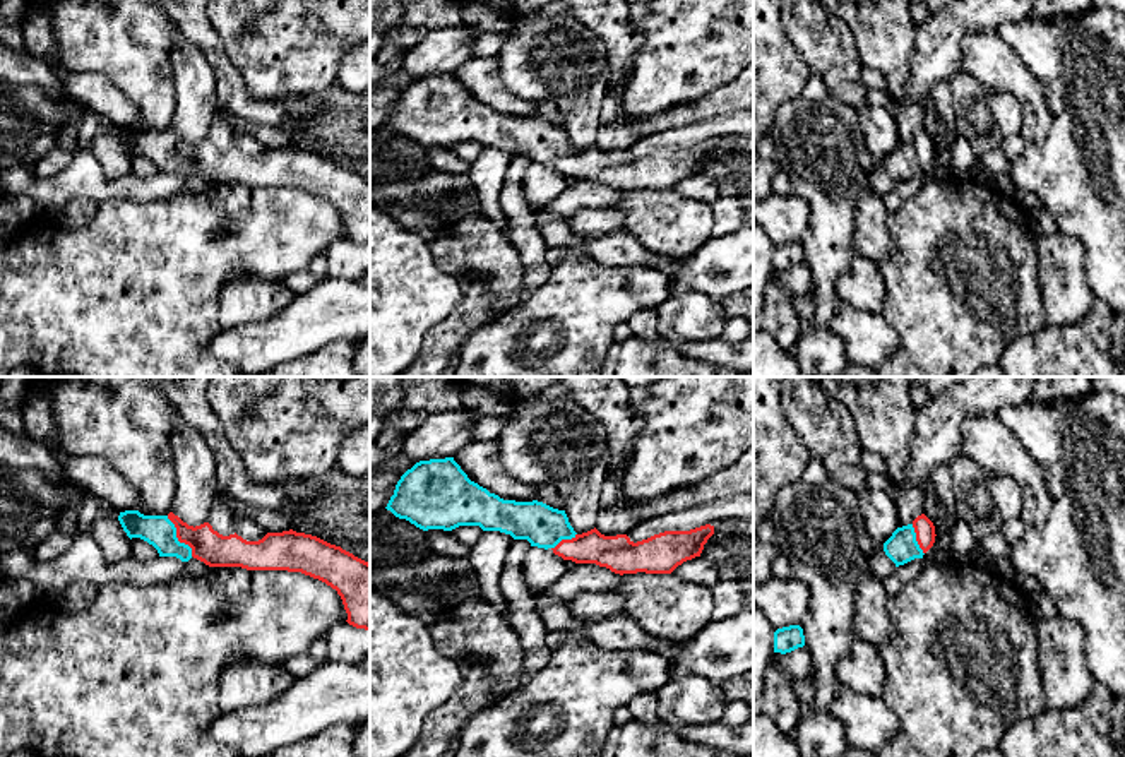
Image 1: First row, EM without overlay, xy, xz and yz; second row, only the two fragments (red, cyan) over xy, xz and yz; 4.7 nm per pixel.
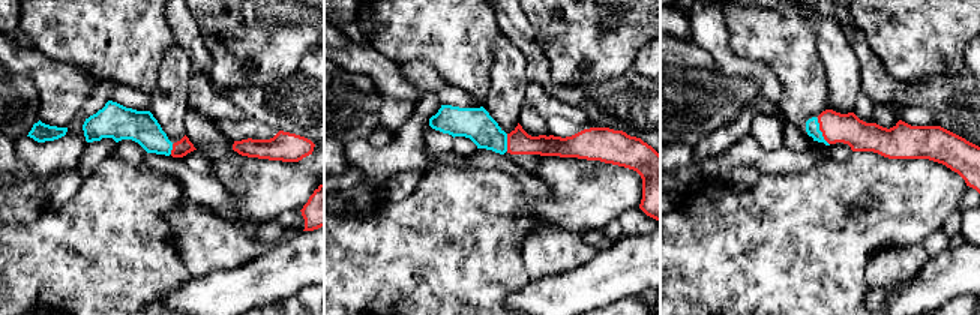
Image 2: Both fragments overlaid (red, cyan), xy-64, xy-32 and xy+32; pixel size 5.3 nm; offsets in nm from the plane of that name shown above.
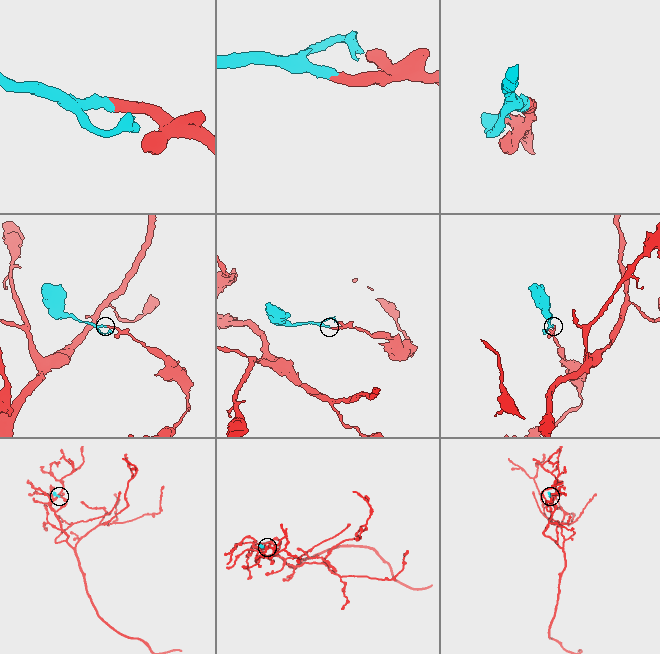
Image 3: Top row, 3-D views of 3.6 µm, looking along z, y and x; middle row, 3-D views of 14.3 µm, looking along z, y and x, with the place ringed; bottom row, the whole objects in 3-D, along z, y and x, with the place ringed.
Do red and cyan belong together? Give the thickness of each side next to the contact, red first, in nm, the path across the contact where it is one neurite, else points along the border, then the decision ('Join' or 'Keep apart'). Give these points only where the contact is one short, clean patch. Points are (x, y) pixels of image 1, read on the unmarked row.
Thickness 160 nm (red) against 150 nm. Path across: xy (208, 161), (177, 153), (160, 148). Join

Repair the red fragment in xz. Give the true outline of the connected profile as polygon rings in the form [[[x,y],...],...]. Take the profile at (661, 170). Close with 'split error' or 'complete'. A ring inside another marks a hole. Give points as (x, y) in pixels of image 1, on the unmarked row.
[[[454,74],[416,79],[401,92],[385,125],[423,147],[452,147],[459,142],[479,142],[483,147],[500,147],[514,156],[527,156],[531,163],[551,164],[563,176],[596,180],[620,192],[637,188],[671,190],[683,178],[700,173],[704,161],[714,151],[714,142],[711,140],[690,147],[664,147],[637,159],[627,151],[604,152],[596,144],[577,151],[565,127],[553,125],[538,116],[503,116],[471,98]]]; split error

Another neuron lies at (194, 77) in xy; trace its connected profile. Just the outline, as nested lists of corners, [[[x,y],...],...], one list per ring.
[[[180,31],[171,50],[176,110],[171,128],[188,142],[207,139],[209,125],[217,115],[216,74],[200,50]]]

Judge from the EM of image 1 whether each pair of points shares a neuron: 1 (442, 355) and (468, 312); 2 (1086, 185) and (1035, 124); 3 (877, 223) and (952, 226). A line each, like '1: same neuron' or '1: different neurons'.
1: same neuron
2: different neurons
3: different neurons

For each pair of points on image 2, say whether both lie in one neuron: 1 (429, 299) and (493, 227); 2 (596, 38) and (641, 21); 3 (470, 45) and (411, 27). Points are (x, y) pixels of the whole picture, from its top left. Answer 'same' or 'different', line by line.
1: same
2: same
3: same

